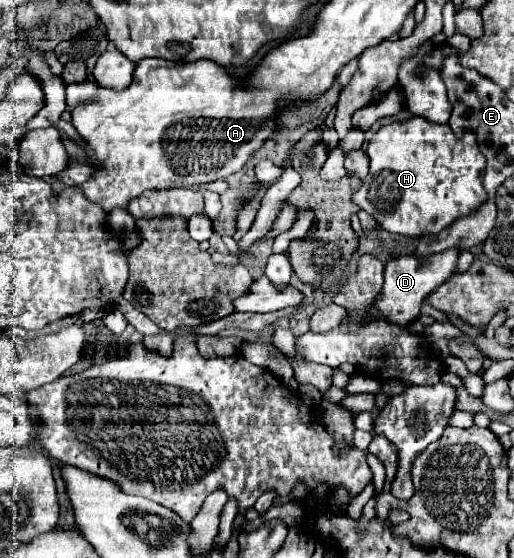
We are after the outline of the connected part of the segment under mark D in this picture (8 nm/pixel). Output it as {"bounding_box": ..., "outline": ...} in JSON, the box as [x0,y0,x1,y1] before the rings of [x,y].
{"bounding_box":[374,248,458,326],"outline":[[[454,248],[446,252],[438,252],[426,260],[418,260],[414,256],[400,256],[400,258],[388,260],[384,270],[384,290],[382,290],[382,296],[374,302],[374,308],[394,324],[400,324],[400,326],[410,324],[420,316],[422,300],[428,296],[428,292],[434,292],[434,288],[438,288],[454,274],[456,262],[458,262],[458,250]]]}

